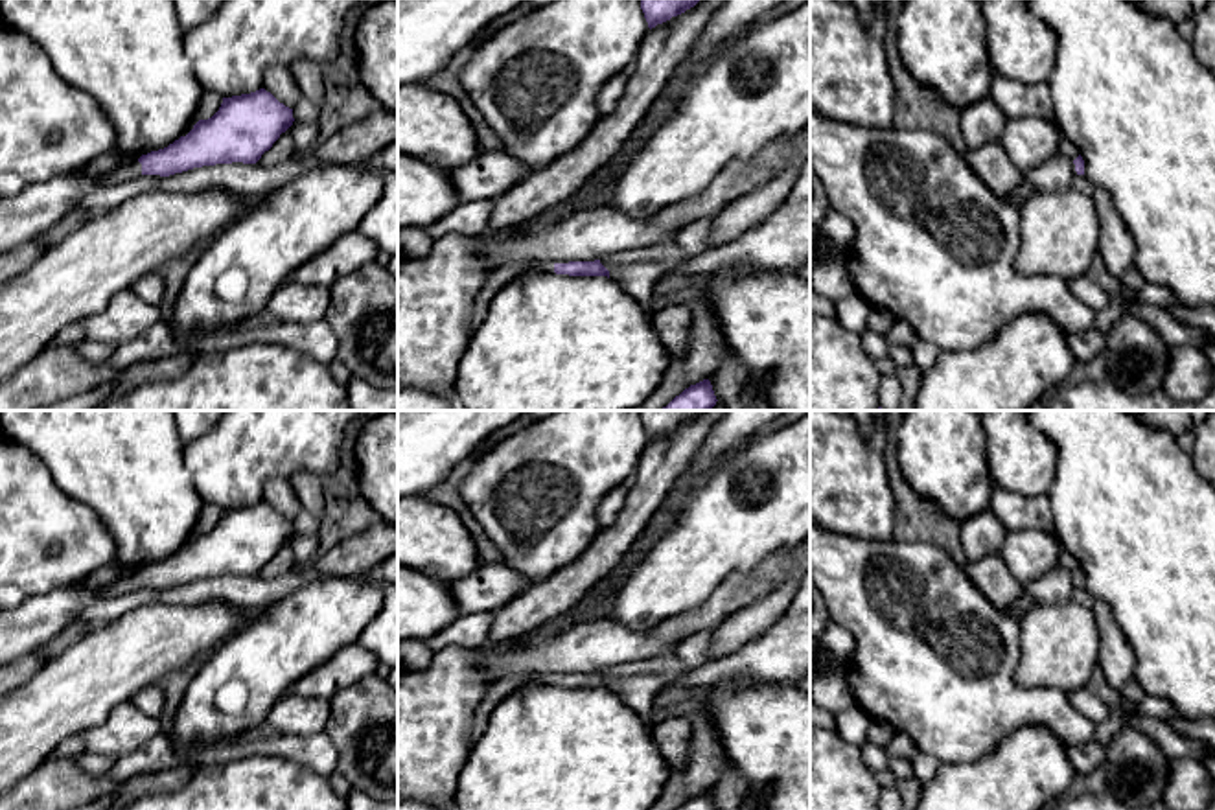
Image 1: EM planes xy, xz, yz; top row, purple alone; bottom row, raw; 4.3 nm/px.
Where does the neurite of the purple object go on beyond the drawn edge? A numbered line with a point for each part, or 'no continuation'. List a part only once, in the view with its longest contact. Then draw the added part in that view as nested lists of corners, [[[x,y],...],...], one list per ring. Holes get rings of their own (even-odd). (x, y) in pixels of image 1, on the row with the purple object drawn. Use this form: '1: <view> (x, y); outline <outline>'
1: xy (124, 173); outline [[[136,160],[129,166],[120,166],[112,173],[105,175],[105,186],[122,184],[142,175],[142,164]]]

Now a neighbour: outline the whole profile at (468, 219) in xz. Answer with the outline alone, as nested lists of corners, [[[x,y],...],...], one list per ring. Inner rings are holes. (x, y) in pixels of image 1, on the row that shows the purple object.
[[[490,199],[458,204],[449,214],[423,228],[431,236],[431,239],[447,234],[480,236],[482,232],[486,232],[492,210],[493,201]]]

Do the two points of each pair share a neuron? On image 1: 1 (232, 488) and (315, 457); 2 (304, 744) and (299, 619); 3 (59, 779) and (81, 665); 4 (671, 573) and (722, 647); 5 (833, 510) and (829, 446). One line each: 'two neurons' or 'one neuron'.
1: one neuron
2: two neurons
3: two neurons
4: two neurons
5: one neuron

